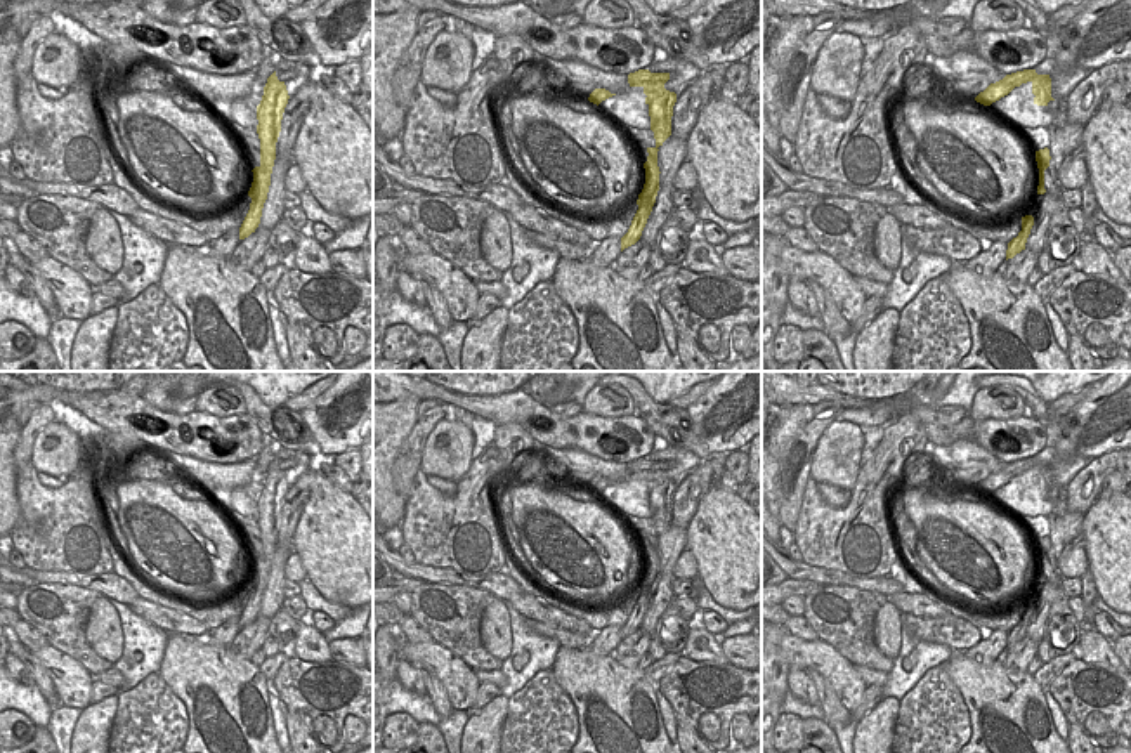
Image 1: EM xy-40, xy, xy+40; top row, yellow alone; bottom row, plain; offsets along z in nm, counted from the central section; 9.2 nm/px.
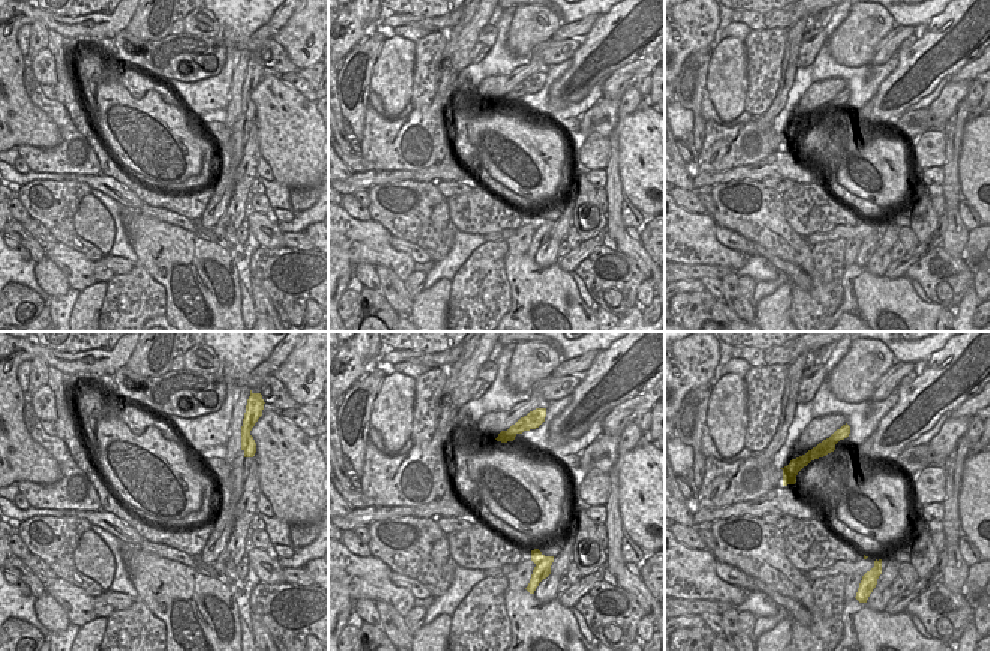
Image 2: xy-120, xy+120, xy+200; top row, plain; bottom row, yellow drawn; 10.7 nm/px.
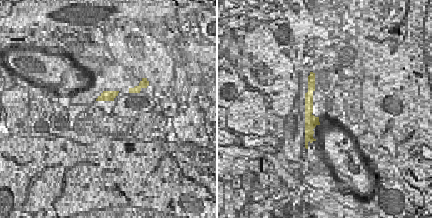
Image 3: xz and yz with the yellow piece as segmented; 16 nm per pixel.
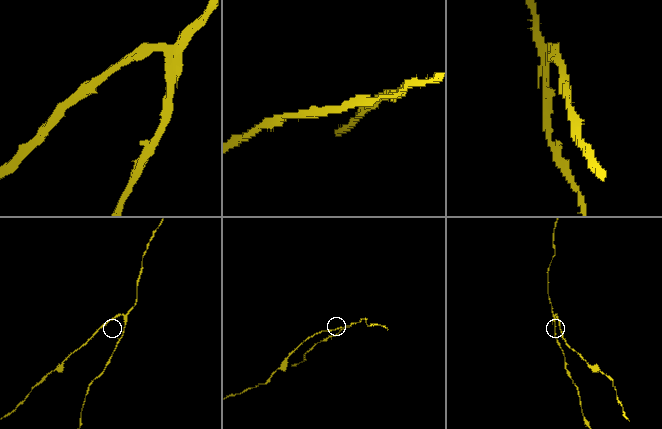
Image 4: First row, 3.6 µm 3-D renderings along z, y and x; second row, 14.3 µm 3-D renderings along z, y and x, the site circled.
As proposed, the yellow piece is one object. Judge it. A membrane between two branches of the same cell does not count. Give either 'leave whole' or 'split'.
split

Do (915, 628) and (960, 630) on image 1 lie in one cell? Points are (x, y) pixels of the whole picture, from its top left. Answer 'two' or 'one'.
one

